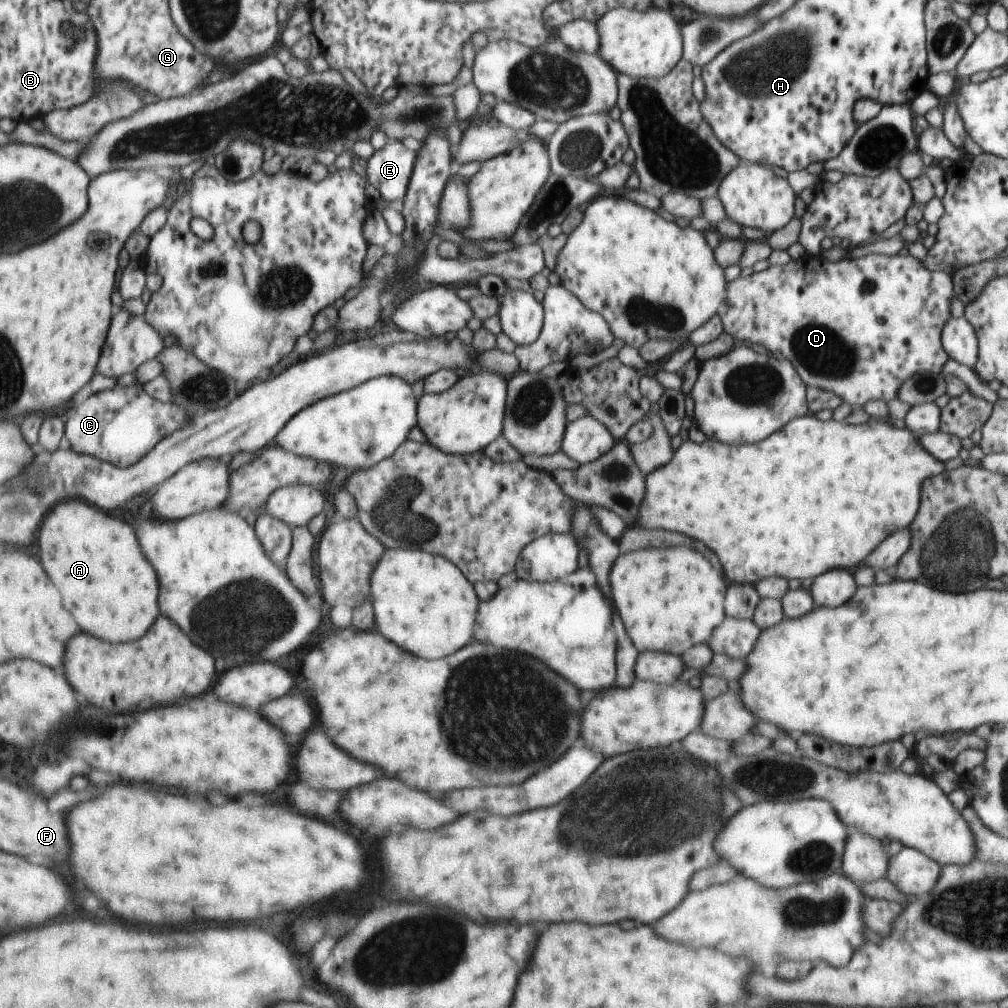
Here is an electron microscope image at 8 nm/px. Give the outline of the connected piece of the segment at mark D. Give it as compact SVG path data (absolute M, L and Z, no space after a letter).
M870 253L860 258L846 258L837 262L828 262L821 256L811 256L804 254L797 260L790 260L786 265L769 265L766 269L753 272L749 276L737 277L730 281L727 294L723 294L723 302L719 306L718 314L723 326L723 332L729 334L739 344L748 344L752 347L767 352L779 352L787 362L792 362L794 369L798 371L799 378L807 386L815 386L823 390L829 390L833 394L839 396L843 402L850 406L862 408L865 402L869 400L883 400L889 402L893 398L897 398L899 394L899 386L903 386L903 382L907 378L911 378L913 374L919 372L931 372L933 374L941 374L941 368L948 359L947 354L943 352L943 342L941 334L943 326L949 318L949 302L953 298L954 284L951 284L951 278L946 272L931 272L923 266L923 262L911 256L885 256L883 254Z

